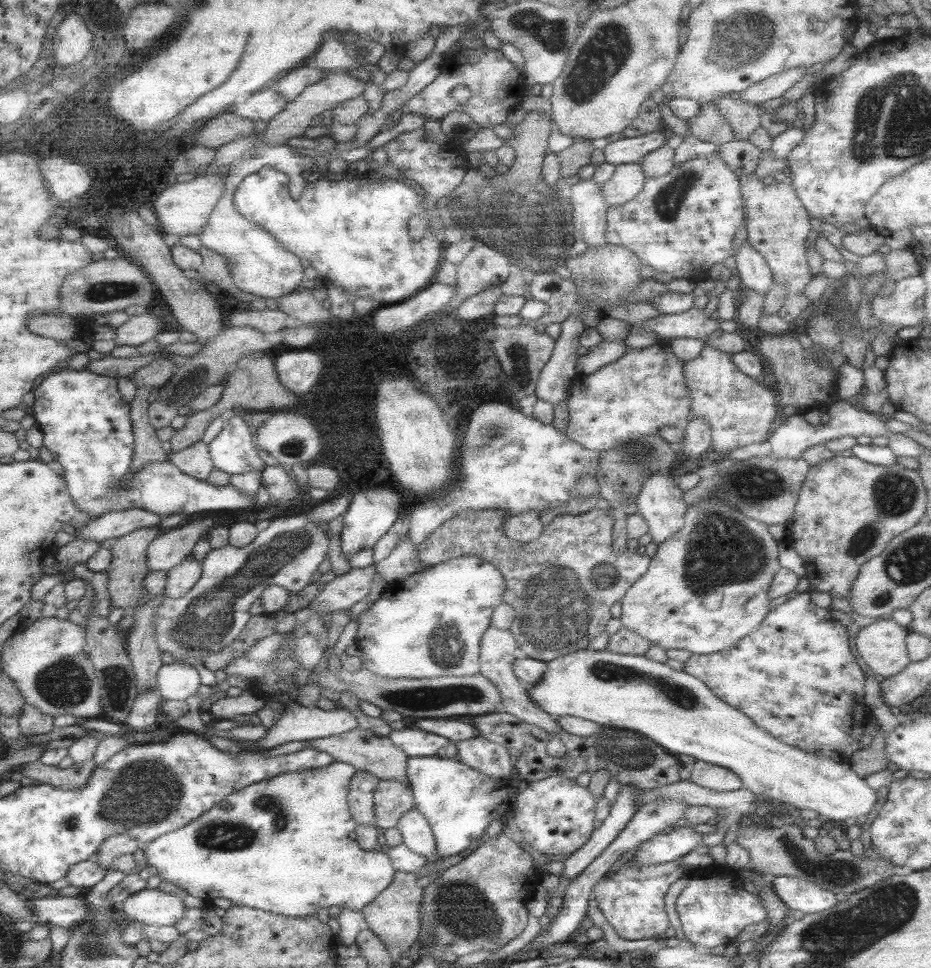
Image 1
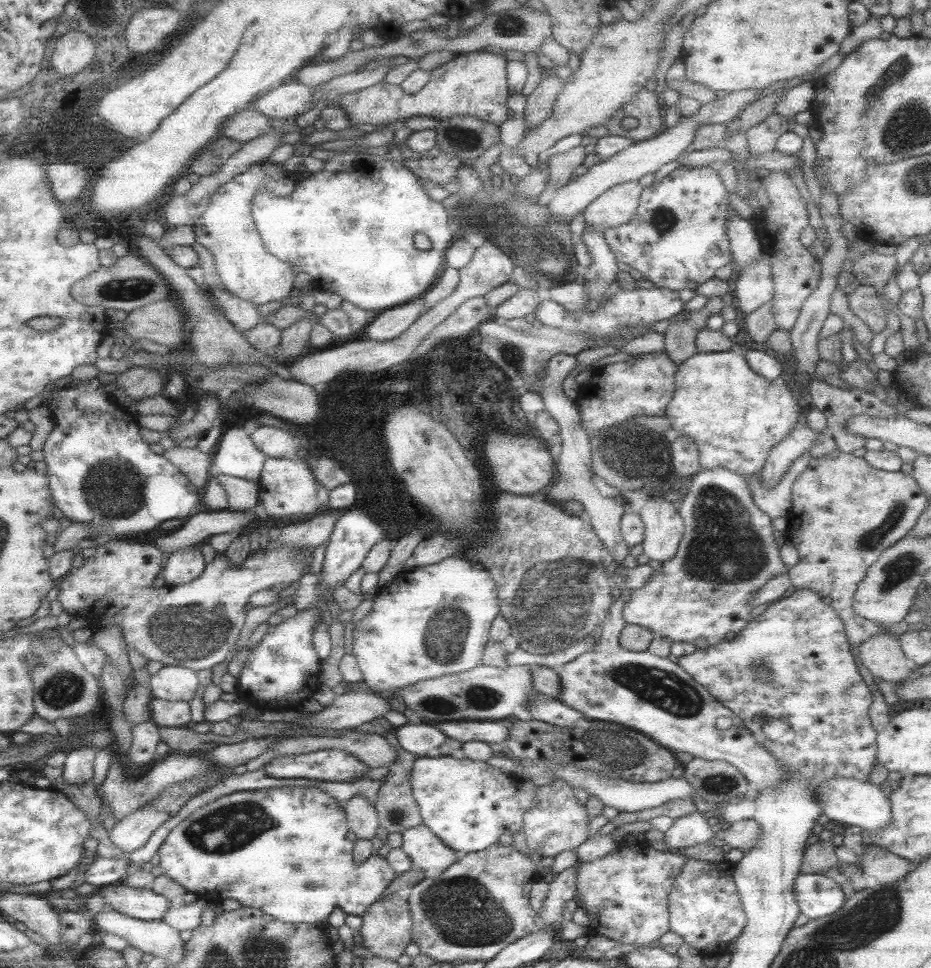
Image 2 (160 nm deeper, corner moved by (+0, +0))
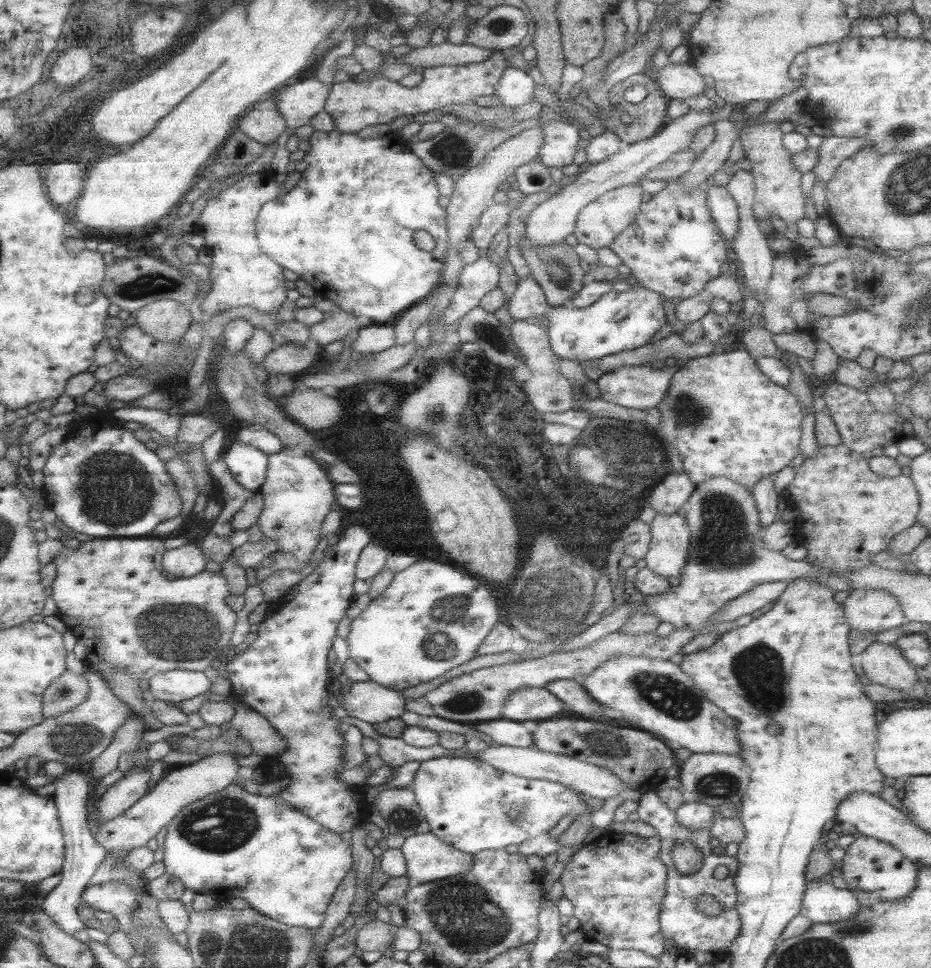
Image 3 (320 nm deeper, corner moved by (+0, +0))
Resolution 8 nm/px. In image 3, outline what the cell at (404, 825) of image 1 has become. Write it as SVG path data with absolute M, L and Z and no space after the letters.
M430 832L408 836L399 850L405 859L408 888L467 874L471 868L472 855L453 848Z

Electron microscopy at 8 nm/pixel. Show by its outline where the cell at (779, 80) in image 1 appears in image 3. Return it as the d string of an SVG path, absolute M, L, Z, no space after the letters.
M715 107L708 112L695 112L689 109L679 118L666 120L660 131L653 136L631 144L622 144L611 156L595 164L590 164L585 171L578 173L573 183L562 186L557 193L549 195L543 202L530 210L526 216L527 220L525 220L524 238L532 246L553 246L564 241L565 237L571 235L575 228L578 210L608 190L634 184L644 172L656 167L668 156L687 149L697 129L709 123L713 124L717 111L718 109Z

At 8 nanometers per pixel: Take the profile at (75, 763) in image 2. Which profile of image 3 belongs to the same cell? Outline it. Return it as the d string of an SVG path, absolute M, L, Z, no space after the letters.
M86 766L69 768L61 777L54 779L54 791L51 795L57 811L59 830L63 839L63 860L60 868L61 879L59 883L45 896L41 911L49 917L49 921L59 931L73 935L74 932L83 930L83 922L79 920L79 902L81 892L89 882L90 876L95 872L99 863L106 855L106 850L98 845L94 836L89 832L87 824L87 803L94 781L86 774Z

